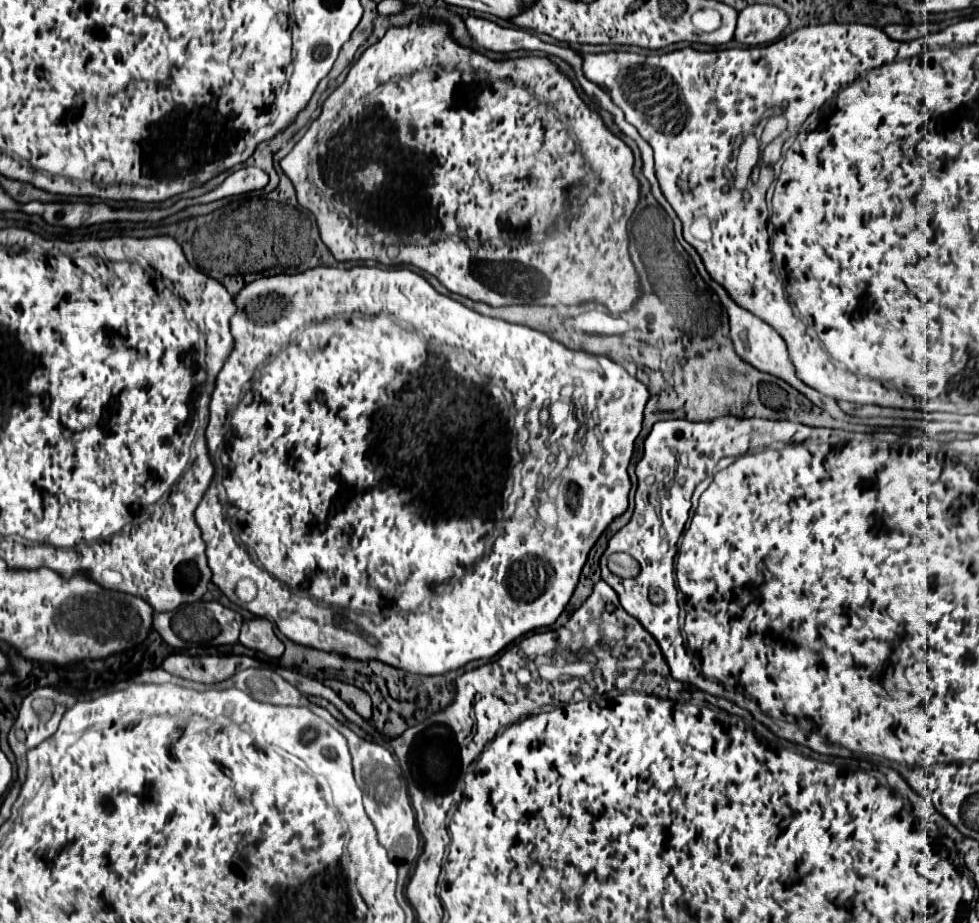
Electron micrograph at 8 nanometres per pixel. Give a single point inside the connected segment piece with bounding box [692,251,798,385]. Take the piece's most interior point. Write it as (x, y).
(755, 342)

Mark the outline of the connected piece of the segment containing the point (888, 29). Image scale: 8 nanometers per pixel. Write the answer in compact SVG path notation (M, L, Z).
M886 25L884 27L884 33L896 41L910 41L908 39L908 25Z

